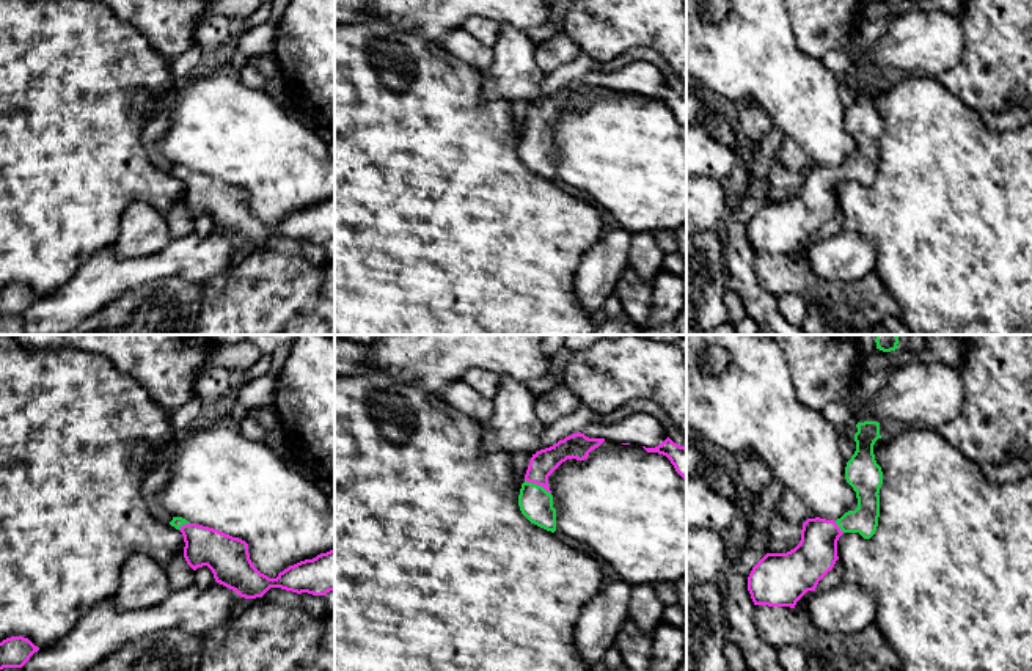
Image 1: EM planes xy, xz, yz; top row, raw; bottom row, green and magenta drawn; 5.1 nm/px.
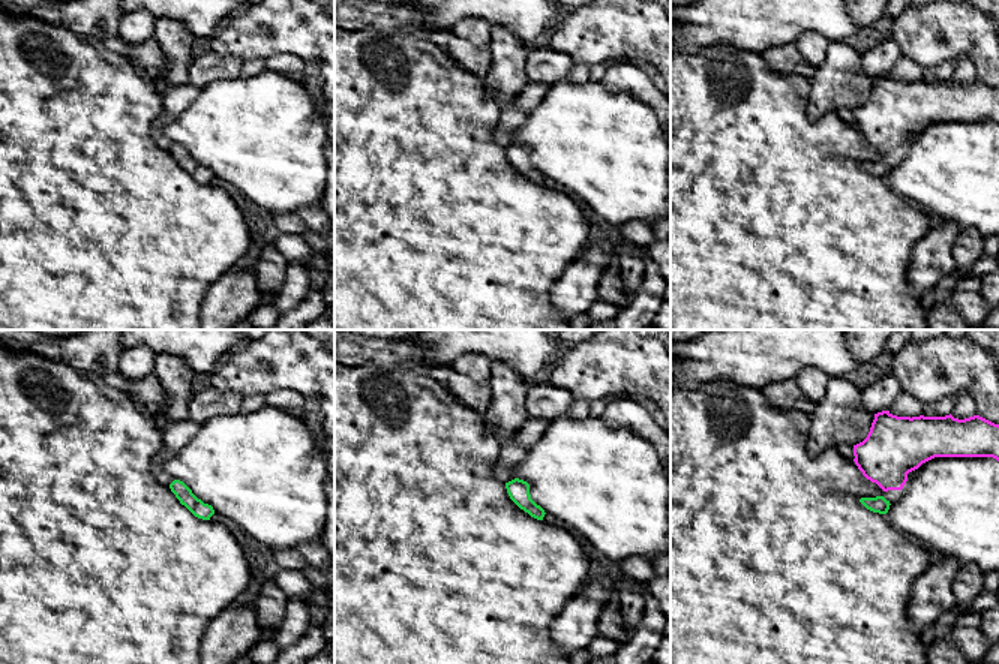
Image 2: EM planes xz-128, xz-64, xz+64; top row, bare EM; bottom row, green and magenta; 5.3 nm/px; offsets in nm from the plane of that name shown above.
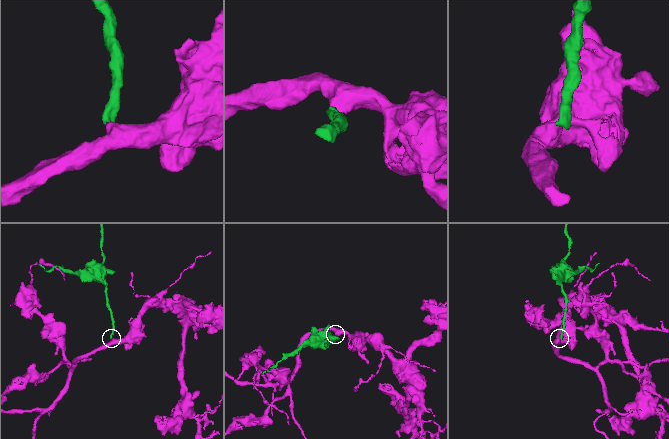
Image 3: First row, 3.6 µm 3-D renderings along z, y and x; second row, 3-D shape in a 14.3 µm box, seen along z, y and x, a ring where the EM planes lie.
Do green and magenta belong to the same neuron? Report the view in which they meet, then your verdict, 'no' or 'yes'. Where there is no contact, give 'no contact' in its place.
xz | yes

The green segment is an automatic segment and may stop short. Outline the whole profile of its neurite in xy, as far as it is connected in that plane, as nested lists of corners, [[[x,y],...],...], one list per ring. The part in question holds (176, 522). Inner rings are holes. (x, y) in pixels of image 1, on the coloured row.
[[[173,517],[170,525],[184,536],[187,564],[193,570],[207,566],[217,583],[236,591],[240,597],[262,597],[270,588],[313,596],[335,591],[335,548],[289,566],[276,578],[269,578],[253,566],[245,541],[190,523],[182,517]]]

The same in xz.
[[[578,432],[532,454],[518,495],[521,514],[531,523],[554,533],[556,509],[553,508],[548,476],[567,459],[587,459],[589,453],[603,442],[605,438],[589,438]]]

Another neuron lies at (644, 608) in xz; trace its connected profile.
[[[650,585],[631,586],[628,602],[630,622],[641,632],[653,633],[661,622],[664,605],[657,599]]]

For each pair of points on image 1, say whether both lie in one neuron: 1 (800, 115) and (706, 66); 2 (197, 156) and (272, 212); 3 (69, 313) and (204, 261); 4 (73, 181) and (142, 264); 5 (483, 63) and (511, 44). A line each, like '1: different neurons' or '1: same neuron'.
1: same neuron
2: same neuron
3: same neuron
4: different neurons
5: different neurons

